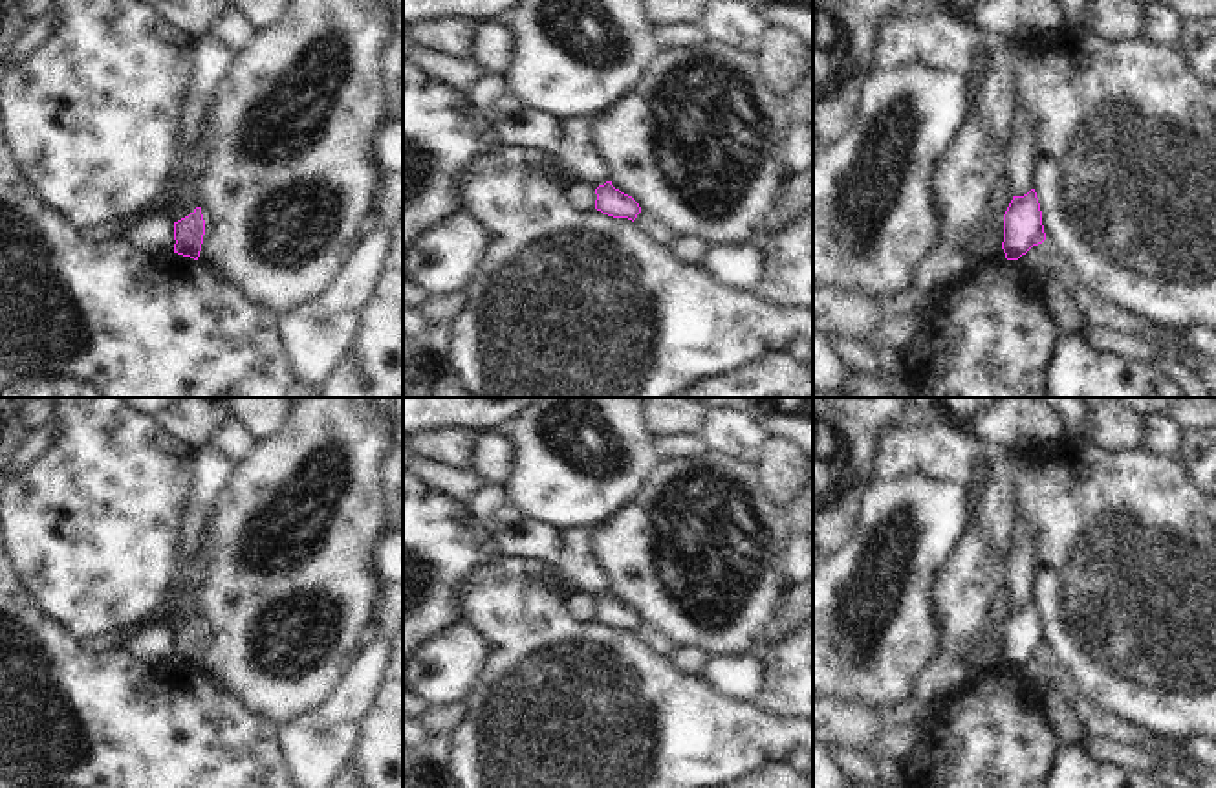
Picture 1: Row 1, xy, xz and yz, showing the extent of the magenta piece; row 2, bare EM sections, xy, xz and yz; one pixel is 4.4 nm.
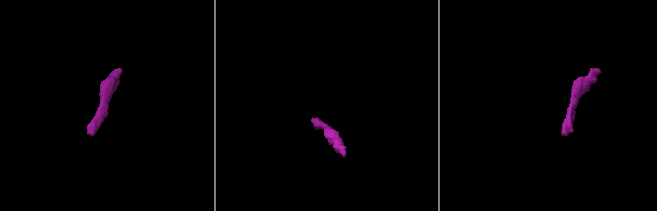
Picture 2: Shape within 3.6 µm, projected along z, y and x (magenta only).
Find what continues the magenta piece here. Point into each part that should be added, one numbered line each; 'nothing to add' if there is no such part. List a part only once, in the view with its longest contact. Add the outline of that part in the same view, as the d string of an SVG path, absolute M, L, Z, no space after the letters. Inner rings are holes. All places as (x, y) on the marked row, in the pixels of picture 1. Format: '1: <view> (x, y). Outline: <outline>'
nothing to add

